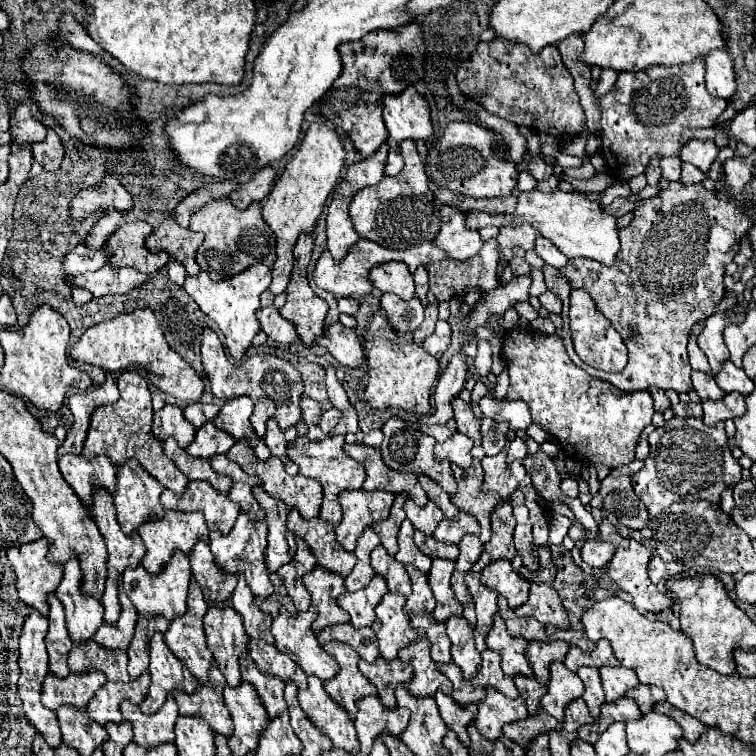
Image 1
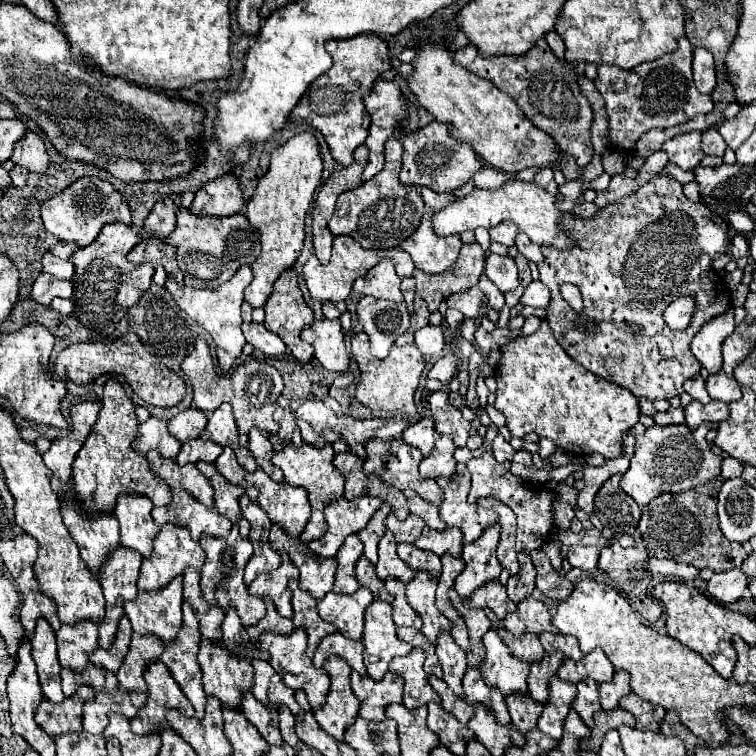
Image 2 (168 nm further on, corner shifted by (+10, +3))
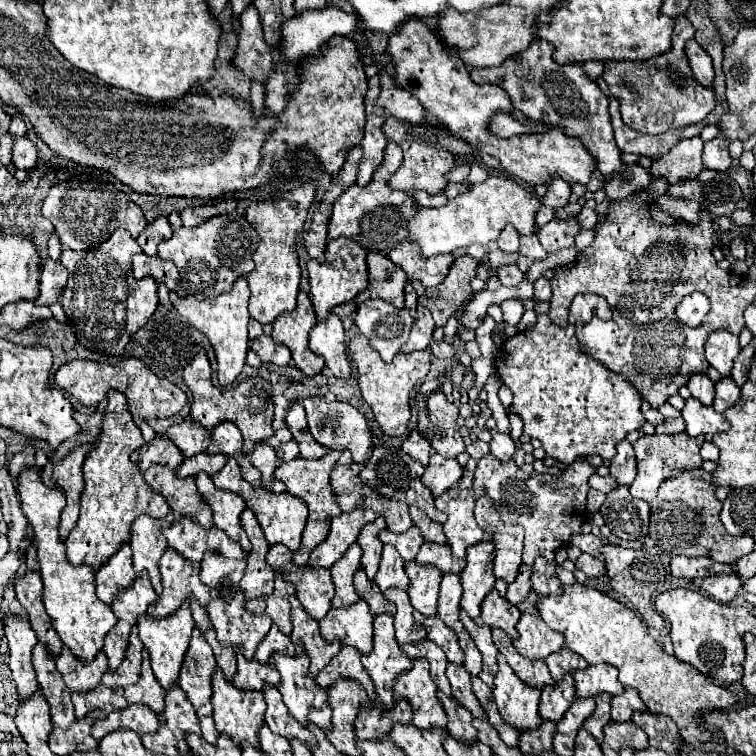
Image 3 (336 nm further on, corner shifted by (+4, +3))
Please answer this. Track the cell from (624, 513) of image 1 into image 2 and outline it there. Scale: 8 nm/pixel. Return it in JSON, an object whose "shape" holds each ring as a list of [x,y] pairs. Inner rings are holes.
{"shape":[[[620,476],[608,478],[594,498],[594,514],[618,534],[632,534],[640,520],[640,506],[622,492]]]}

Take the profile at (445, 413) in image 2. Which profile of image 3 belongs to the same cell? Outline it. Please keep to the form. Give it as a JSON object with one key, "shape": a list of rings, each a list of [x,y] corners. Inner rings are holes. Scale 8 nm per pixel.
{"shape":[[[438,390],[428,396],[426,410],[430,418],[430,428],[424,430],[424,438],[430,442],[434,452],[444,458],[454,458],[466,450],[464,438],[458,432],[458,408],[446,400],[446,396]]]}

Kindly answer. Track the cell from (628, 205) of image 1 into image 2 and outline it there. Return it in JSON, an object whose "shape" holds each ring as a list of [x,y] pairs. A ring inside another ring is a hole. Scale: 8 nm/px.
{"shape":[[[582,202],[582,204],[578,204],[574,208],[574,214],[580,216],[580,218],[594,218],[596,214],[600,214],[600,208],[596,204],[592,204],[592,202]]]}

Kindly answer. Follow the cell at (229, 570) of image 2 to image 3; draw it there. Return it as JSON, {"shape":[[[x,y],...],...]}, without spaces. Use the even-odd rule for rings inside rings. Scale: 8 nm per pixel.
{"shape":[[[206,556],[200,566],[200,580],[210,588],[210,604],[208,604],[208,616],[212,620],[212,626],[216,628],[216,638],[220,640],[222,646],[230,648],[242,648],[246,660],[254,658],[254,652],[258,644],[264,640],[268,634],[272,620],[268,616],[256,616],[244,610],[244,594],[240,592],[240,576],[244,576],[244,560],[220,560],[220,556]],[[226,632],[226,634],[220,634]]]}

